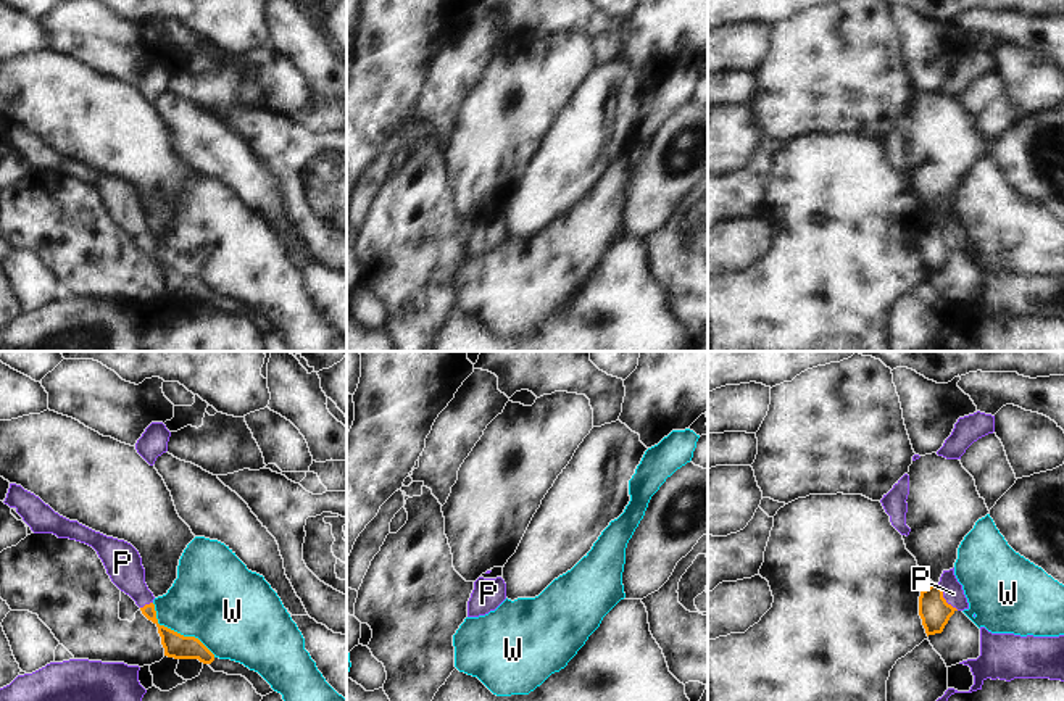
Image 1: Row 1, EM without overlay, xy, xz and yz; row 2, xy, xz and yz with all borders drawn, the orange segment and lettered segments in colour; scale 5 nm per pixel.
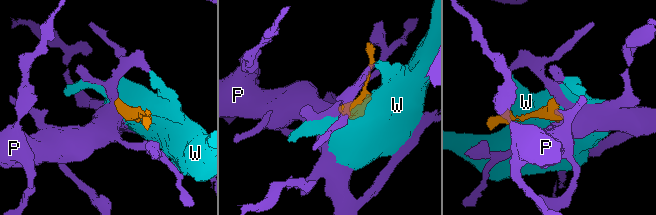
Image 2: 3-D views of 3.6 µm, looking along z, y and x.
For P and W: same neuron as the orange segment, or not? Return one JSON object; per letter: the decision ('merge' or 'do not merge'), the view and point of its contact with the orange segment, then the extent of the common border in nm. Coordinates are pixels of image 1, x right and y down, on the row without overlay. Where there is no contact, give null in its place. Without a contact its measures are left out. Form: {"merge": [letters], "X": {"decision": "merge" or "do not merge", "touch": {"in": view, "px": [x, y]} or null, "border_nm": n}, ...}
{"merge": ["P"], "P": {"decision": "merge", "touch": {"in": "yz", "px": [943, 237]}, "border_nm": 170}, "W": {"decision": "do not merge", "touch": {"in": "xy", "px": [176, 271]}, "border_nm": 420}}

